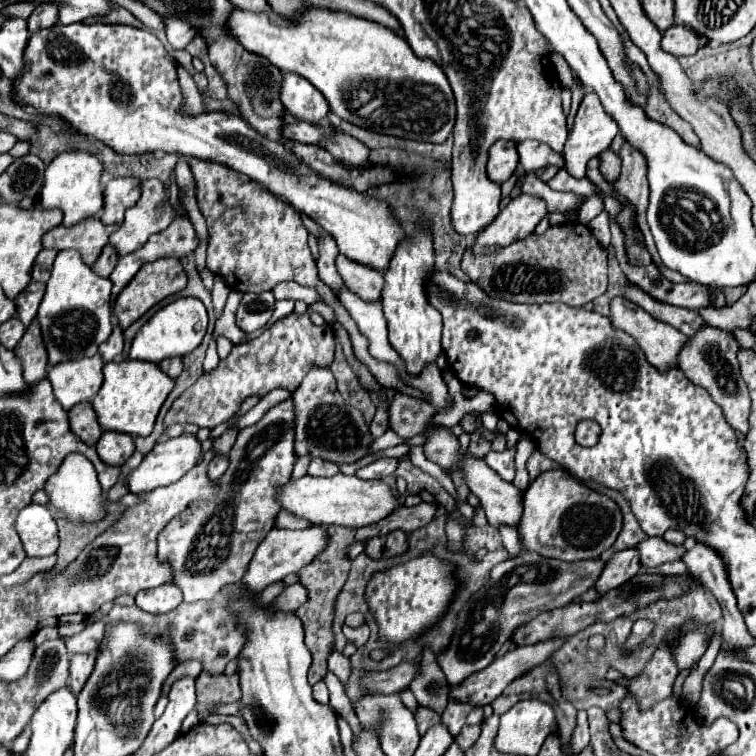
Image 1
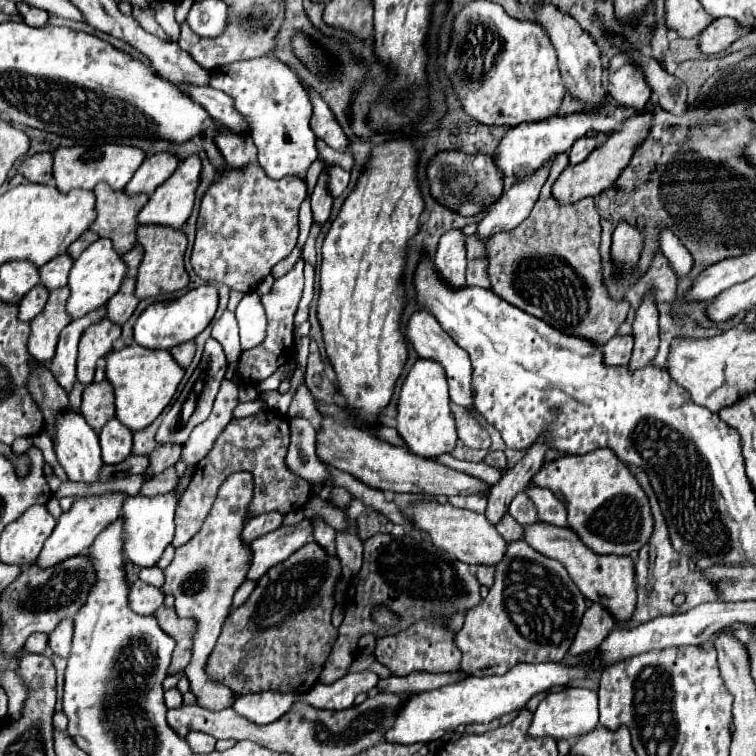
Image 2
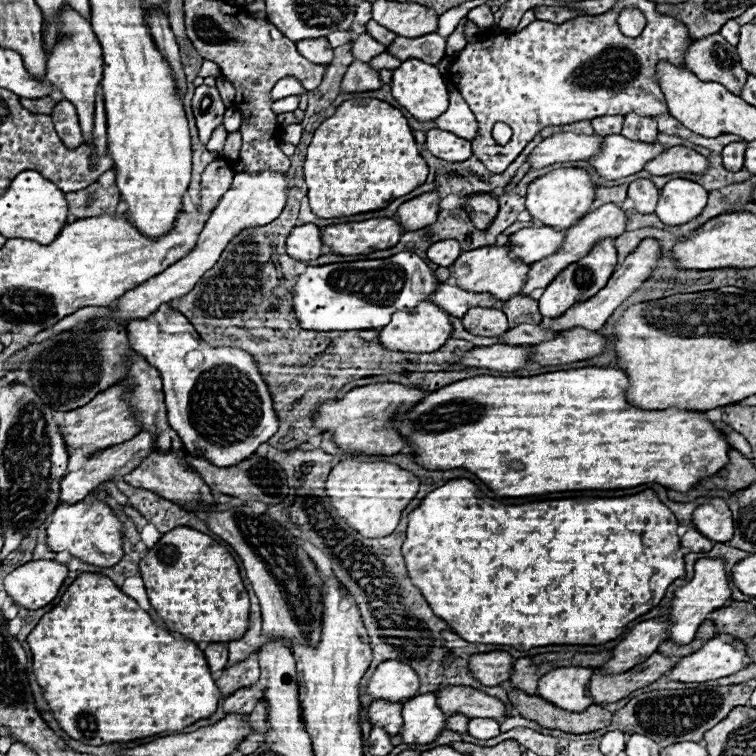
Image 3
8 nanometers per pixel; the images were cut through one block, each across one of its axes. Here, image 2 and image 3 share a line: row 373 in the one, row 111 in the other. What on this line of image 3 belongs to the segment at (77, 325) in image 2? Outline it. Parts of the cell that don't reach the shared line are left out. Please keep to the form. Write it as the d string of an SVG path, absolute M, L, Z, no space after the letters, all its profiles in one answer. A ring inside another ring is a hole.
M62 100L52 108L52 120L56 124L56 132L58 136L64 140L64 144L68 144L68 148L80 146L82 144L82 132L78 126L78 116L76 116L76 108L68 102Z

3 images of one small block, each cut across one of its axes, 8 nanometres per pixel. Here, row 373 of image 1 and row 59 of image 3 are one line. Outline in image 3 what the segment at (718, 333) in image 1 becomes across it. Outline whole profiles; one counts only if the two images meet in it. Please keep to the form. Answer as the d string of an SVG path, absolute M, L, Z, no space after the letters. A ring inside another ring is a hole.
M720 34L694 40L684 52L684 66L700 80L716 80L736 94L740 94L744 76L748 76L740 66L736 46L728 44Z

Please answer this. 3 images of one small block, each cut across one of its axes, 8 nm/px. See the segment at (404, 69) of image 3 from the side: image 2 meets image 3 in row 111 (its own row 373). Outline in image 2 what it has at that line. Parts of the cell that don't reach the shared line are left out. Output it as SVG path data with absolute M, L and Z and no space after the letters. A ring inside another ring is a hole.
M418 358L408 376L402 382L400 398L398 398L398 434L404 438L406 448L418 456L434 458L444 452L452 452L456 446L456 426L450 410L448 398L448 382L444 376L444 368L438 360L432 358Z

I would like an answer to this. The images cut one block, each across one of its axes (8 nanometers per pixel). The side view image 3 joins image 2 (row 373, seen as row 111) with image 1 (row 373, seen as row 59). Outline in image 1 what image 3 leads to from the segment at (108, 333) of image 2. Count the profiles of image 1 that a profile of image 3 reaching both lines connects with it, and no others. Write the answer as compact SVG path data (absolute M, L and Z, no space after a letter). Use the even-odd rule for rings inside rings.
M100 354L50 366L48 380L52 382L54 396L64 410L70 410L74 404L88 402L96 396L102 386L102 366L104 362Z

